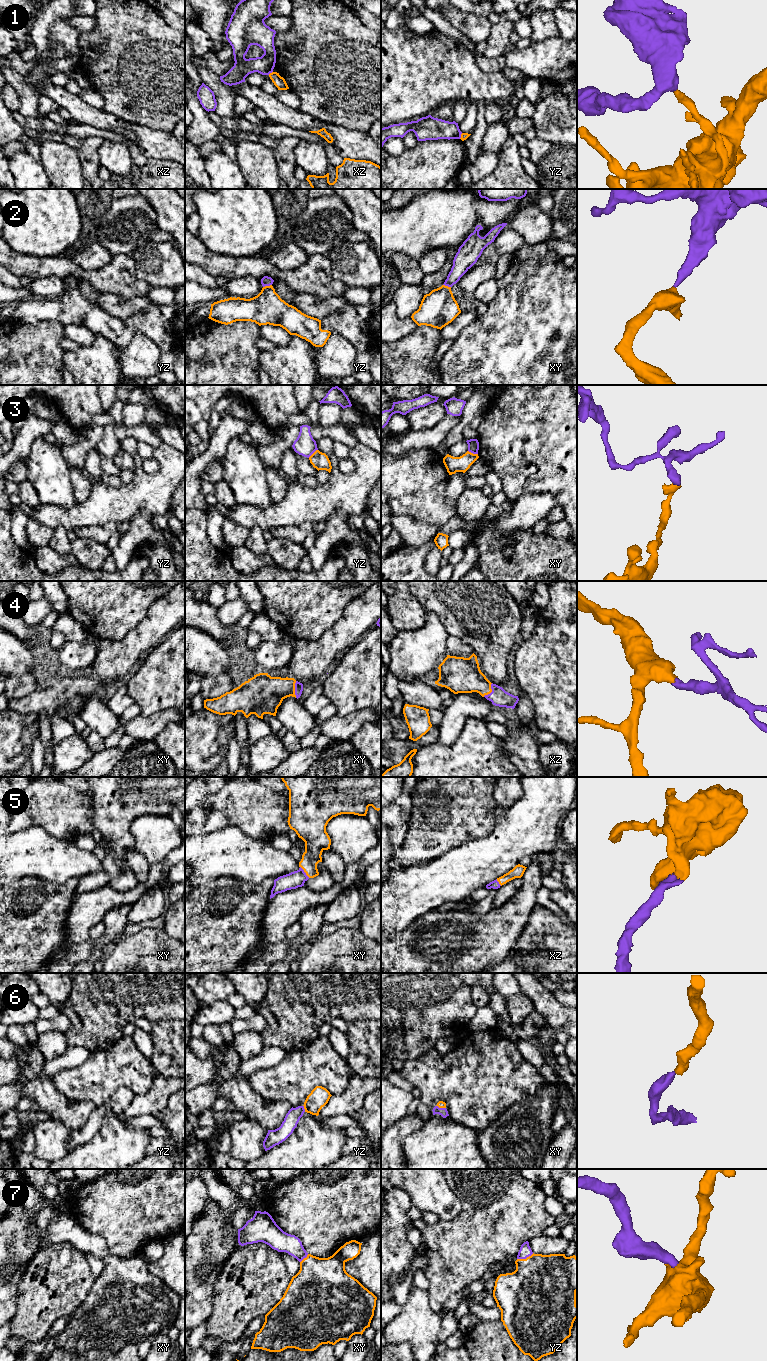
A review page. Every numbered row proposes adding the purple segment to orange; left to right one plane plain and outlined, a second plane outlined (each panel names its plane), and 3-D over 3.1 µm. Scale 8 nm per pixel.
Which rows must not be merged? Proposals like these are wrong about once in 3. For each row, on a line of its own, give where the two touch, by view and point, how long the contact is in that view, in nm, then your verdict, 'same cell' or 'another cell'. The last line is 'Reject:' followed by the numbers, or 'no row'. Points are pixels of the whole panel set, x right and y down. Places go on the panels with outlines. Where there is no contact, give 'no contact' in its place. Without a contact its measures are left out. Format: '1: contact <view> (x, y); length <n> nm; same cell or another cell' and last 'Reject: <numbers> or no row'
1: contact xz (270, 73); length 50 nm; another cell
2: contact yz (267, 286); length 80 nm; same cell
3: contact xy (472, 453); length 90 nm; another cell
4: contact xy (294, 689); length 140 nm; same cell
5: contact xy (304, 871); length 120 nm; same cell
6: contact yz (304, 1108); length 60 nm; same cell
7: contact yz (526, 1258); length 140 nm; same cell
Reject: 1, 3

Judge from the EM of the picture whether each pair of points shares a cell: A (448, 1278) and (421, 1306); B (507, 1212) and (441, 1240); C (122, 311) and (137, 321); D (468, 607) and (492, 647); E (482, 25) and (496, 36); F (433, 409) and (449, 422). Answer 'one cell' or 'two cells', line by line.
A: two cells
B: one cell
C: two cells
D: one cell
E: two cells
F: two cells

